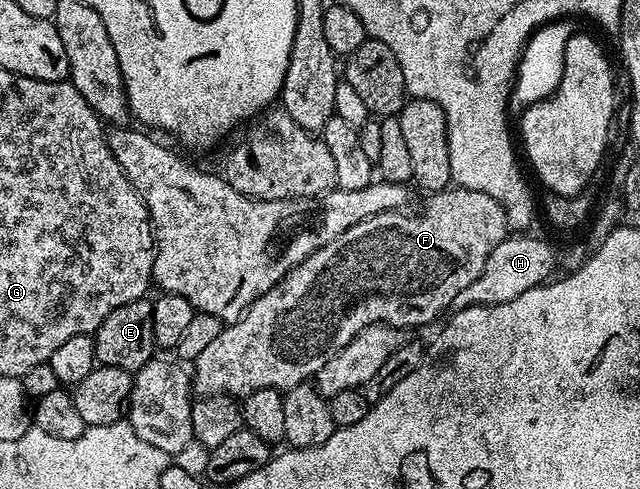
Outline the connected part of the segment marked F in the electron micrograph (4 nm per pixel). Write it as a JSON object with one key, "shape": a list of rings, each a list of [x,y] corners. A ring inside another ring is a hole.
{"shape":[[[449,188],[429,193],[427,198],[428,203],[425,204],[421,214],[406,214],[407,212],[401,212],[399,209],[392,209],[382,211],[378,215],[370,216],[368,220],[362,220],[348,227],[336,239],[313,250],[312,254],[289,271],[280,283],[269,288],[265,294],[257,296],[251,306],[244,311],[244,315],[237,322],[225,325],[213,343],[201,353],[200,357],[194,360],[194,368],[192,367],[193,391],[200,396],[216,394],[247,396],[262,388],[274,388],[281,392],[287,392],[298,384],[315,379],[318,368],[322,368],[322,364],[326,364],[326,360],[334,360],[334,356],[338,356],[338,352],[342,352],[342,348],[346,348],[346,344],[350,344],[350,340],[354,340],[354,336],[358,336],[358,332],[362,332],[367,326],[381,325],[401,328],[424,326],[427,322],[434,321],[447,306],[451,307],[455,303],[458,292],[462,292],[462,288],[470,288],[470,284],[474,284],[474,280],[478,280],[482,268],[486,268],[486,260],[490,256],[490,252],[494,252],[494,248],[498,244],[502,244],[504,238],[509,237],[508,217],[498,204],[498,200],[486,196],[486,192],[481,190]]]}

